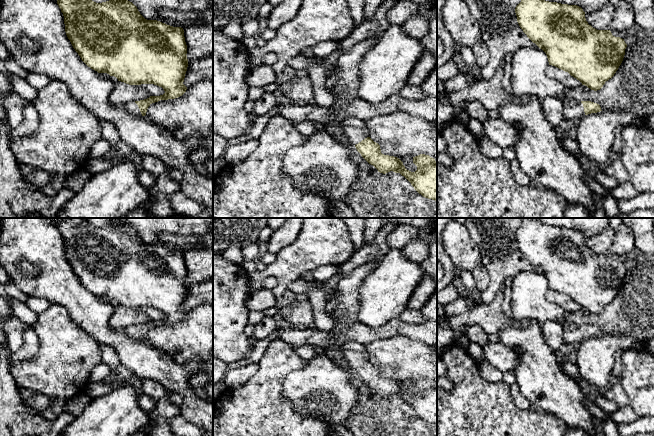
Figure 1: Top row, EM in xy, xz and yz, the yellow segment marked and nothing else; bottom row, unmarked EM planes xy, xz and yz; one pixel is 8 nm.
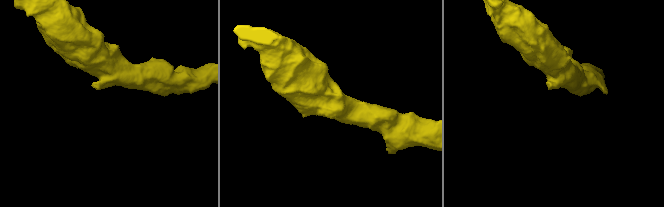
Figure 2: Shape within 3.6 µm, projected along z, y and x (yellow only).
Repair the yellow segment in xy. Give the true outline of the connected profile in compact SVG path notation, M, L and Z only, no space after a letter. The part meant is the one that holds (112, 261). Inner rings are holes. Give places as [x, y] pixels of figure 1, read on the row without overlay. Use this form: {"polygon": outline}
{"polygon": "M63 218L57 228L64 240L66 259L88 291L129 309L154 308L164 313L163 319L127 327L124 330L127 336L145 341L152 327L175 323L186 316L183 306L188 283L183 252L147 244L132 226L119 221L96 227L85 218Z"}

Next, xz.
{"polygon": "M347 339L341 348L348 365L378 396L400 397L423 421L437 424L437 385L434 382L425 378L413 381L417 394L411 396L405 392L399 382L381 377L380 369L369 361L369 353L365 344Z"}

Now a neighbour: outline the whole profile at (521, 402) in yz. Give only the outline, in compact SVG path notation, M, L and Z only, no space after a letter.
M516 383L510 386L511 395L515 405L521 410L528 410L532 407L529 400L524 397Z

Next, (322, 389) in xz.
M324 353L307 361L303 368L291 371L287 375L282 395L299 414L319 419L329 425L345 426L357 403L357 388L351 382L350 374Z

